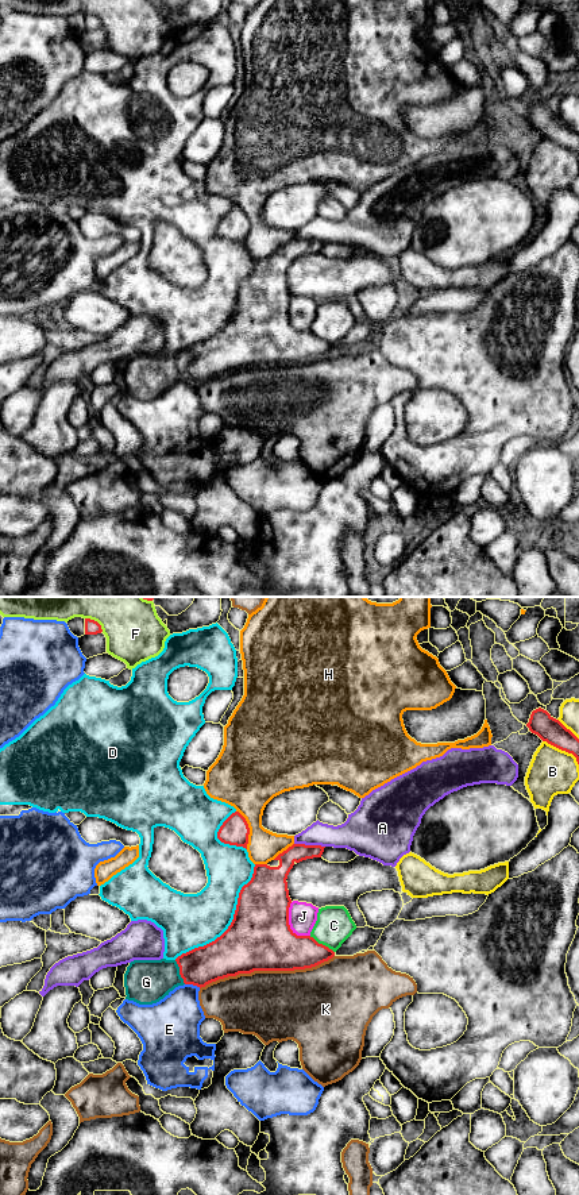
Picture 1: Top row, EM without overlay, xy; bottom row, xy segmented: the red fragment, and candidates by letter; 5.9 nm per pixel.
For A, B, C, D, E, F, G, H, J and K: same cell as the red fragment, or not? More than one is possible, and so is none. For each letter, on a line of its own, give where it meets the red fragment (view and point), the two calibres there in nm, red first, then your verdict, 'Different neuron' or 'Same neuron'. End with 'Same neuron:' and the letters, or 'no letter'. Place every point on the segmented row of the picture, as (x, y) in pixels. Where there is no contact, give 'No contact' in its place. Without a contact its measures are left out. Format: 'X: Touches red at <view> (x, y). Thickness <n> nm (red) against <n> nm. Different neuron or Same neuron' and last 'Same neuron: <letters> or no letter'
A: Touches red at xy (309, 845). Thickness 110 nm (red) against 160 nm. Different neuron
B: Touches red at xy (563, 750). Thickness 150 nm (red) against 280 nm. Different neuron
C: Touches red at xy (321, 944). Thickness 260 nm (red) against 220 nm. Different neuron
D: Touches red at xy (231, 922). Thickness 380 nm (red) against 320 nm. Different neuron
E: Touches red at xy (193, 985). Thickness 240 nm (red) against 300 nm. Different neuron
F: Touches red at xy (96, 621). Thickness 90 nm (red) against 340 nm. Different neuron
G: Touches red at xy (180, 972). Thickness 220 nm (red) against 260 nm. Same neuron
H: Touches red at xy (249, 829). Thickness 170 nm (red) against 300 nm. Different neuron
J: Touches red at xy (289, 925). Thickness 380 nm (red) against 170 nm. Different neuron
K: Touches red at xy (266, 970). Thickness 380 nm (red) against 420 nm. Different neuron
Same neuron: G

